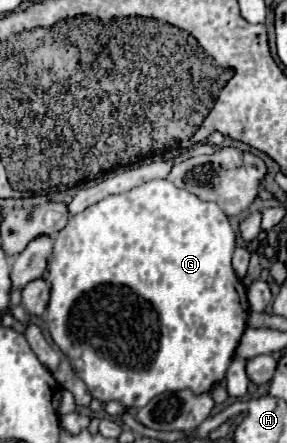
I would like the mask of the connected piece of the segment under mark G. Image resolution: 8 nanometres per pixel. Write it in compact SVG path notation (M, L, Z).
M152 179L146 181L128 193L110 195L90 207L86 207L82 213L74 215L68 225L58 231L54 241L54 251L50 257L48 277L50 283L50 301L46 307L46 323L50 329L50 335L54 343L60 347L60 351L70 359L76 375L86 383L92 397L96 397L100 403L106 401L120 401L126 407L144 407L152 397L164 393L164 391L180 391L180 389L192 389L194 393L206 393L216 381L222 381L226 377L228 365L232 363L232 353L236 351L240 337L248 323L248 299L246 299L246 287L240 287L242 281L236 277L232 269L232 253L236 247L236 235L228 223L228 217L220 207L212 201L200 201L196 195L176 187L168 179Z

